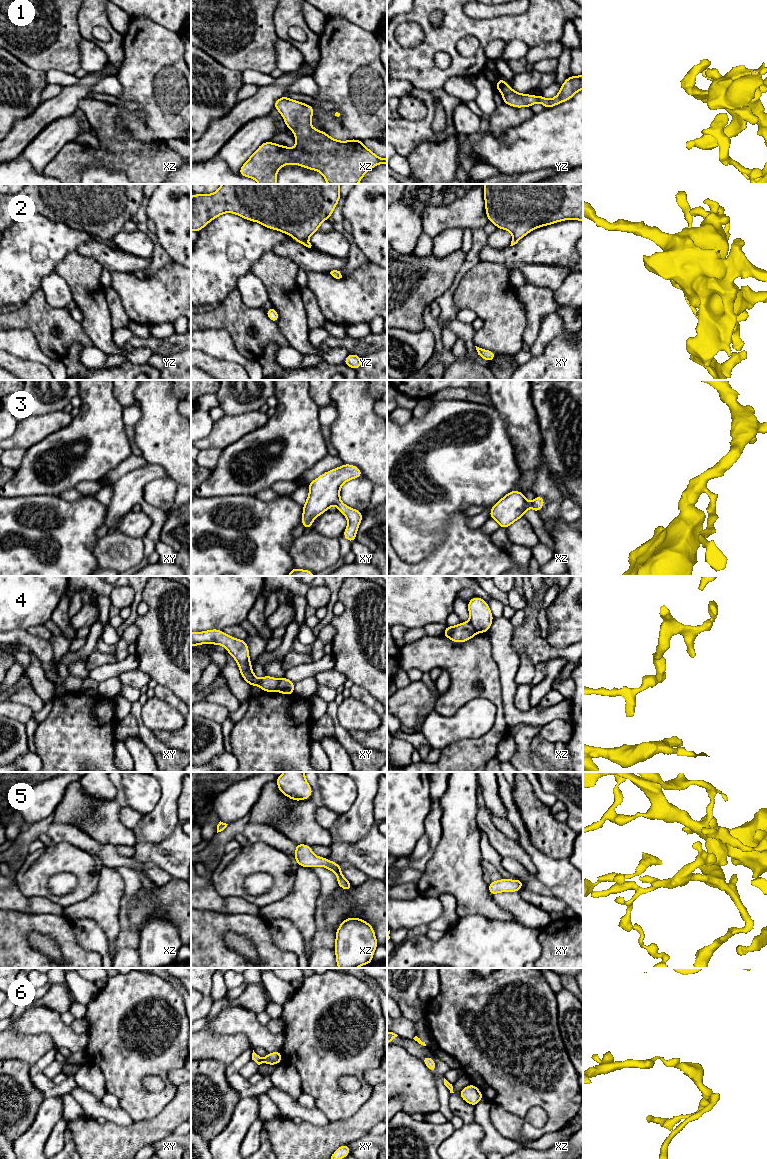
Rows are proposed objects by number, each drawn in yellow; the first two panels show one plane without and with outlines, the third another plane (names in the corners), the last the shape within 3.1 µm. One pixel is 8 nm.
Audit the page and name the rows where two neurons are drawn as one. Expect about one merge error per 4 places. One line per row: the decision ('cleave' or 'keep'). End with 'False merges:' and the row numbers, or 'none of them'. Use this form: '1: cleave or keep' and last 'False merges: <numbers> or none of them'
1: keep
2: cleave
3: keep
4: cleave
5: keep
6: keep
False merges: 2, 4

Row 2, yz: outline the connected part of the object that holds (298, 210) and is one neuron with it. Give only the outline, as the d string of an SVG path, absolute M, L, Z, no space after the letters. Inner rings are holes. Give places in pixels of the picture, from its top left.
M222 184L220 188L212 194L193 194L191 196L191 231L198 233L209 222L219 217L221 214L234 213L246 220L258 222L269 229L281 231L293 238L308 240L313 233L319 230L321 223L329 219L340 198L340 184Z

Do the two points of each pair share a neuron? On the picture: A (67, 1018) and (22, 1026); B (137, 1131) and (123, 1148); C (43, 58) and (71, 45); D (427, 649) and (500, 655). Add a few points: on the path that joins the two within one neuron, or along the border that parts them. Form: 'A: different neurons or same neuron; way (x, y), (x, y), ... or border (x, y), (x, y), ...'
A: different neurons; border (59, 1014), (59, 1017), (68, 1026)
B: same neuron; way (134, 1135), (125, 1144)
C: same neuron; way (50, 51), (56, 45), (64, 45)
D: different neurons; border (487, 635), (491, 645), (491, 656), (500, 676)

